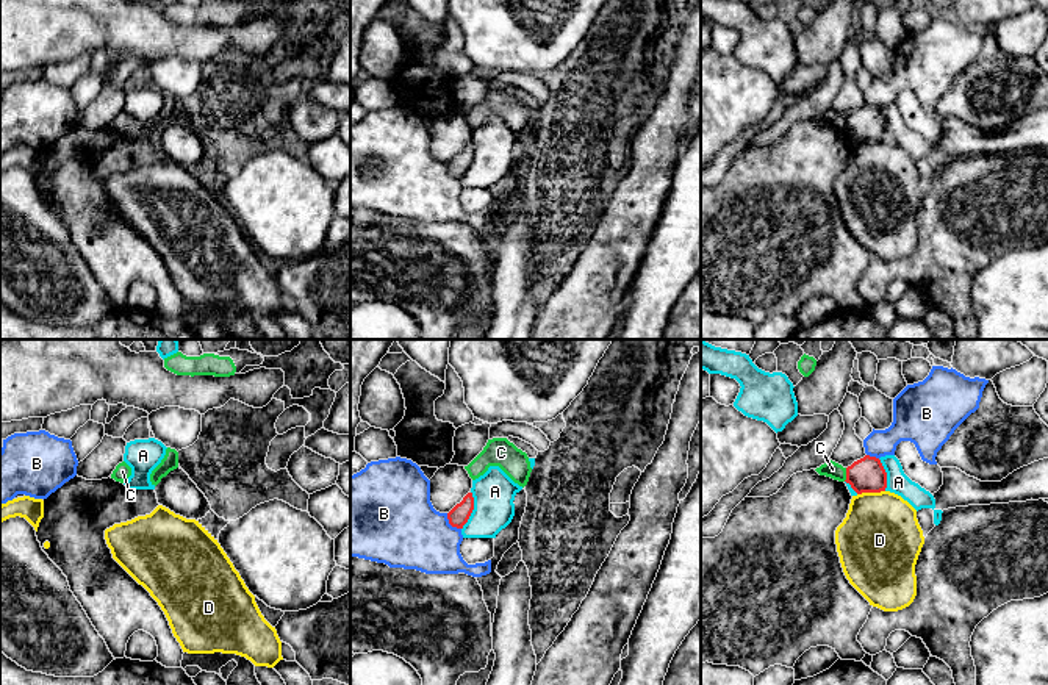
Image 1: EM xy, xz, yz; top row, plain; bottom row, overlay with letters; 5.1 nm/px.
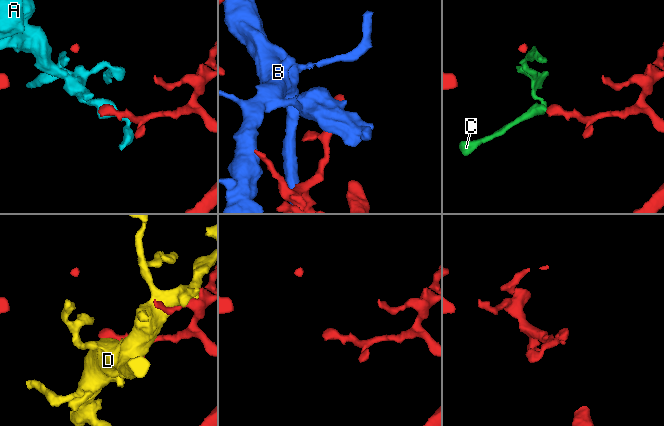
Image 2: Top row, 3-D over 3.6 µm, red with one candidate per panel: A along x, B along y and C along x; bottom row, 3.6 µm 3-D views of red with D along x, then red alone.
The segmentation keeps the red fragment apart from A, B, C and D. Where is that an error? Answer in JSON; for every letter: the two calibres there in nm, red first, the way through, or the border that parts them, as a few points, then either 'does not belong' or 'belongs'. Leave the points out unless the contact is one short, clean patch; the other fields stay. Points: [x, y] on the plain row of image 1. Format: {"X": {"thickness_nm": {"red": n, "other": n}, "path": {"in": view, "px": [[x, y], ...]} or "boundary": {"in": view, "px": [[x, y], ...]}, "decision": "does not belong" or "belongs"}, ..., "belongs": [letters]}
{"A": {"thickness_nm": {"red": 100, "other": 220}, "decision": "does not belong"}, "B": {"thickness_nm": {"red": 100, "other": 400}, "decision": "does not belong"}, "C": {"thickness_nm": {"red": 180, "other": 90}, "boundary": {"in": "yz", "px": [[847, 118], [843, 130]]}, "decision": "does not belong"}, "D": {"thickness_nm": {"red": 180, "other": 420}, "decision": "does not belong"}, "belongs": []}

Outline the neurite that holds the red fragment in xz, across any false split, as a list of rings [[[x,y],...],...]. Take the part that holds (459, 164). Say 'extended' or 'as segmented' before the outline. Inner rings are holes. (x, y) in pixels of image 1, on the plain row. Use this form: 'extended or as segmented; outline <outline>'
as segmented; outline [[[468,142],[460,153],[457,153],[449,163],[447,169],[452,177],[463,178],[474,160],[472,142]]]

